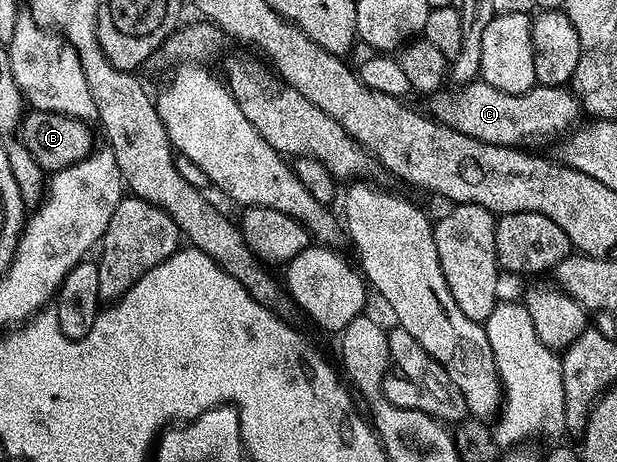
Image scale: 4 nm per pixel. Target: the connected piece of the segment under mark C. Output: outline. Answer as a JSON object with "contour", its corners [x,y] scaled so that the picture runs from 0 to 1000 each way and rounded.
{"contour":[[[781,173],[739,190],[734,203],[708,199],[692,214],[692,245],[716,273],[749,286],[768,303],[809,316],[848,318],[867,299],[919,292],[942,262],[943,232],[925,193],[911,186],[867,184],[844,203],[814,199]]]}

